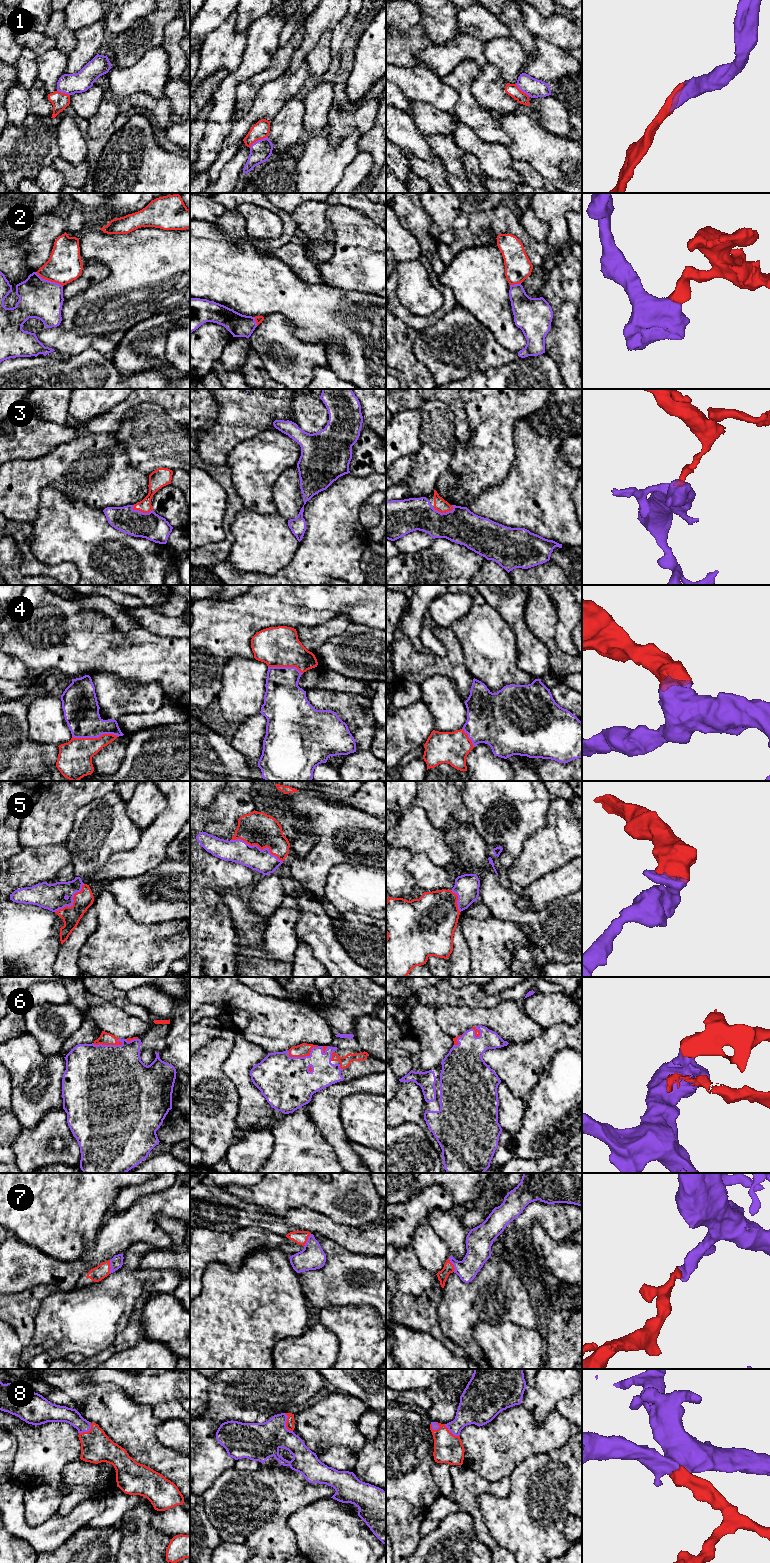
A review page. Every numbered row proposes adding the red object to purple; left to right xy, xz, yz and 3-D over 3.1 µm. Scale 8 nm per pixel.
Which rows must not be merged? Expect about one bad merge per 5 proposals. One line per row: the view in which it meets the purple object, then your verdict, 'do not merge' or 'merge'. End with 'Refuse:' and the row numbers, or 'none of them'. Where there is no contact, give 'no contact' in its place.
1: xz | merge
2: xy | do not merge
3: yz | merge
4: xy | merge
5: xz | merge
6: xy | merge
7: xy | merge
8: xz | merge
Refuse: 2

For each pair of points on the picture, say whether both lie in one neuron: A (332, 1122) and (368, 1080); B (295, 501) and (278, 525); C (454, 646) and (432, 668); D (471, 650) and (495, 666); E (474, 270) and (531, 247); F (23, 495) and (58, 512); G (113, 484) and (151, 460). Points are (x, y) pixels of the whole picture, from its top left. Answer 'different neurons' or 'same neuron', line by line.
A: same neuron
B: different neurons
C: same neuron
D: same neuron
E: different neurons
F: different neurons
G: different neurons

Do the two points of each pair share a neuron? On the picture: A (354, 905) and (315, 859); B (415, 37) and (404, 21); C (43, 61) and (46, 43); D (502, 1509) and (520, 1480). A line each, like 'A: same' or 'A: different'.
A: different
B: different
C: different
D: same

